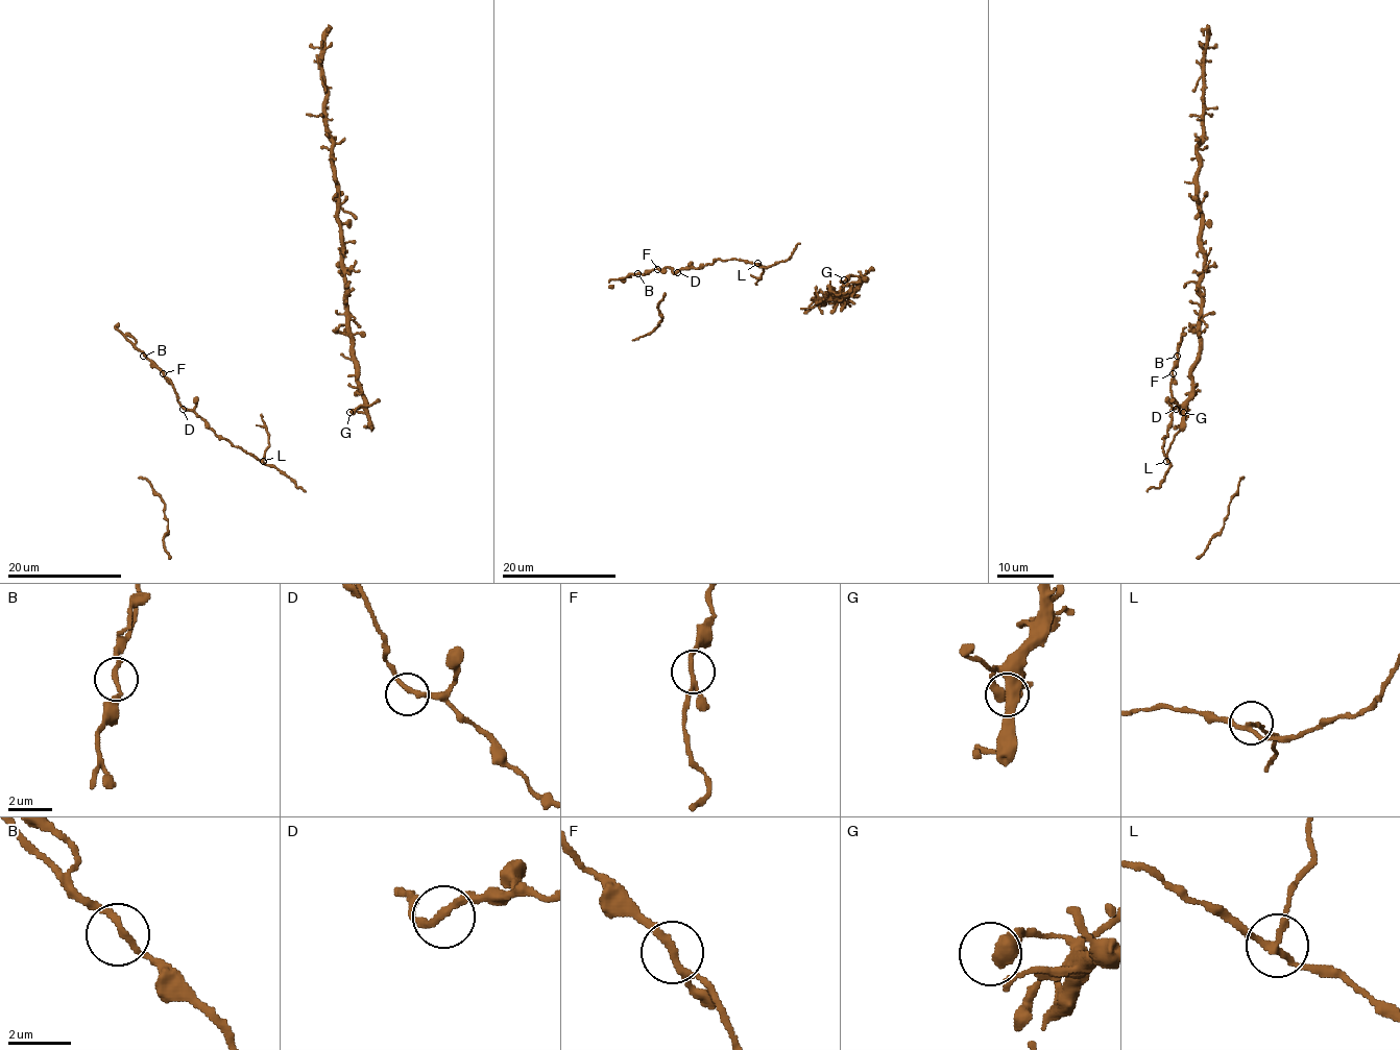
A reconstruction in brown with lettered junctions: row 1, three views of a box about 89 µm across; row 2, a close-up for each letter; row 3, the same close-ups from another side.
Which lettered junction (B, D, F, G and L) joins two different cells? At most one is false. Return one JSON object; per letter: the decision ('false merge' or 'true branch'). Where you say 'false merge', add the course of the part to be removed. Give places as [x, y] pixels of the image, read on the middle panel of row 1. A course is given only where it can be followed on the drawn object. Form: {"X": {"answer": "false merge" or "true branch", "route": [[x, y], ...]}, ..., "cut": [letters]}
{"B": {"answer": "true branch"}, "D": {"answer": "true branch"}, "F": {"answer": "true branch"}, "G": {"answer": "true branch"}, "L": {"answer": "false merge", "route": [[757, 264], [763, 266], [763, 270], [755, 285]]}, "cut": ["L"]}

